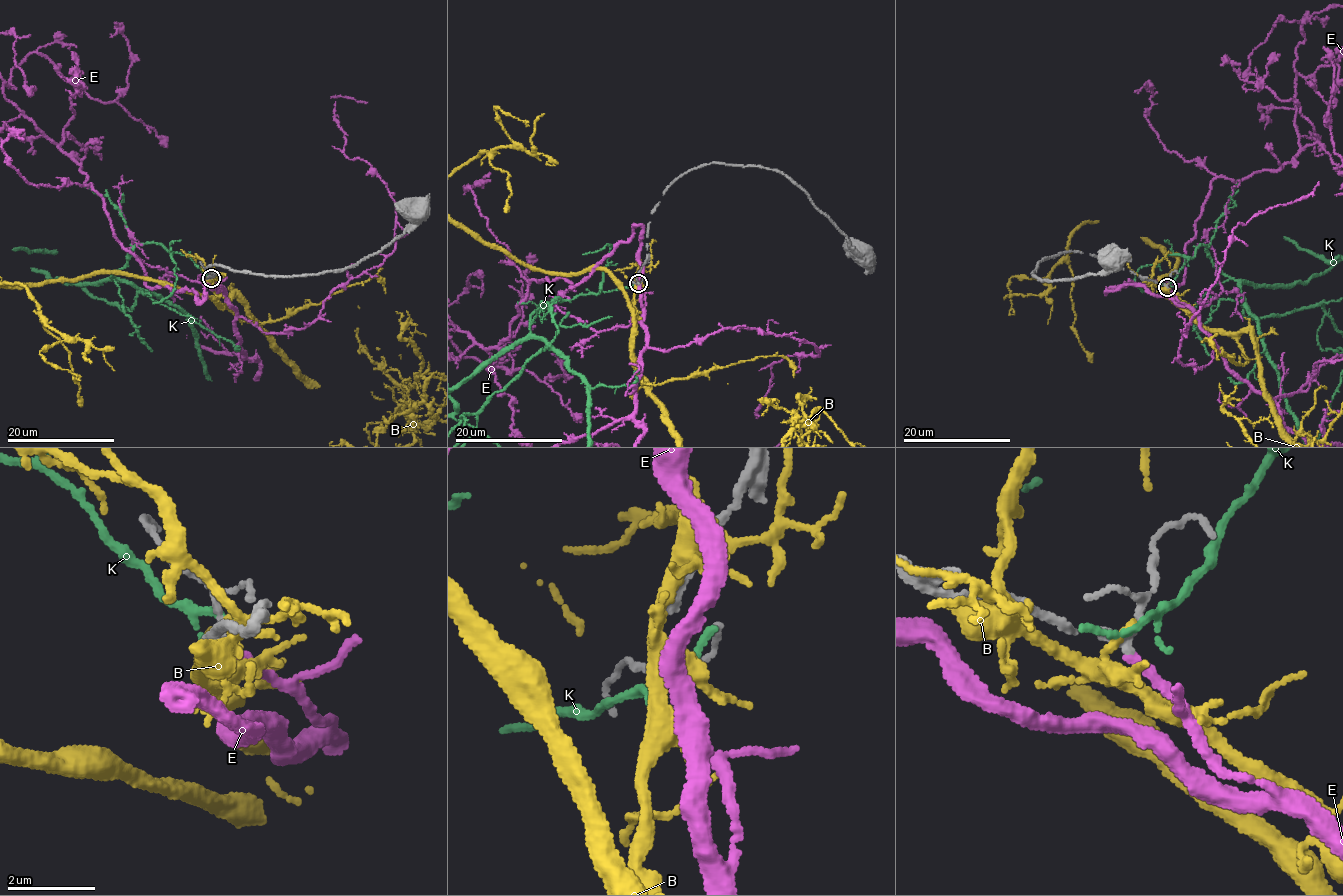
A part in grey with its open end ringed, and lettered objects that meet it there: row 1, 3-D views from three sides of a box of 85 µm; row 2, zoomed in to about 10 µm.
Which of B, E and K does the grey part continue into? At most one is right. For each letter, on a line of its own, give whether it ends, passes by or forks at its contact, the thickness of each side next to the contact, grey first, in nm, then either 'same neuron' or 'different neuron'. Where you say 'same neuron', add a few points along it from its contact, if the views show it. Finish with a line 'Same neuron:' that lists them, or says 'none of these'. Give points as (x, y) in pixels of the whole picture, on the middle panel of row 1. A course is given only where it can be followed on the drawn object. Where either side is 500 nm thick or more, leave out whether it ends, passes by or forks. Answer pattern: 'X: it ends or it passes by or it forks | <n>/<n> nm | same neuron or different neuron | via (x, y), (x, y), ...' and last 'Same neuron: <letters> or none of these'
B: it ends | 170/160 nm | different neuron
E: it ends | 190/240 nm | same neuron
K: it forks | 200/110 nm | different neuron
Same neuron: E

